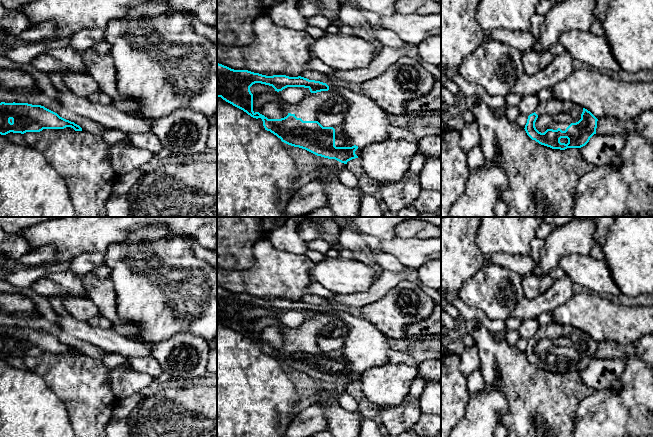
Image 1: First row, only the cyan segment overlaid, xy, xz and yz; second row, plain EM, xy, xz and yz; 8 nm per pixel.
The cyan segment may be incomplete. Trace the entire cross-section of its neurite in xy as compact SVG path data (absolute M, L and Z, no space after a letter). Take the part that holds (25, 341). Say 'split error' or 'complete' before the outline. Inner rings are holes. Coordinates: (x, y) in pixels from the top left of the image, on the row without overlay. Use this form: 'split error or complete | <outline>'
complete | M15 326L0 327L1 359L10 356L24 358L26 356L40 356L43 353L64 353L66 351L82 355L79 349L60 341L44 330Z

